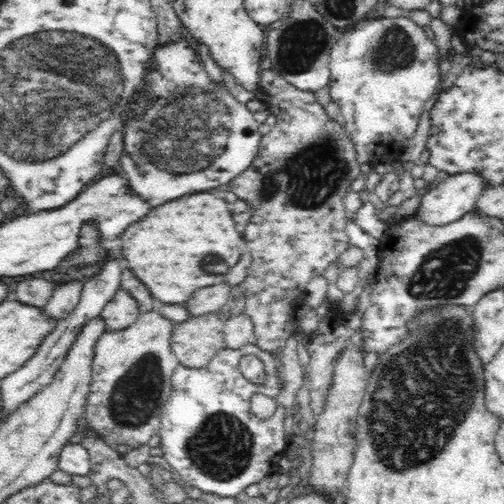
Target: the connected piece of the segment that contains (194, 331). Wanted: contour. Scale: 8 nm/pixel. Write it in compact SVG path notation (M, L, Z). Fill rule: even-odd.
M217 313L190 317L174 324L172 352L180 365L190 368L203 367L224 348L224 320Z

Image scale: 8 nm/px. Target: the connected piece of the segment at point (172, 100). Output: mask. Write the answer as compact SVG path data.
M180 38L178 42L160 44L154 48L143 84L148 87L149 94L140 94L138 100L129 102L134 116L130 116L123 126L124 150L119 158L120 166L126 173L128 189L132 189L132 193L138 193L154 206L160 206L190 192L204 192L210 188L228 186L232 179L252 164L259 149L260 124L250 109L230 94L223 82L218 84L210 80L199 55L196 55L196 49L186 39Z

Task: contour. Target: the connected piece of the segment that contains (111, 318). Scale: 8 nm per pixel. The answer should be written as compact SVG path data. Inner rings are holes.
M121 289L111 302L104 306L99 316L104 319L106 331L120 331L132 326L140 316L139 312L136 300Z

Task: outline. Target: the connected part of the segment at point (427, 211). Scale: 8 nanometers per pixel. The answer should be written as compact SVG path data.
M464 172L449 175L436 188L420 194L420 205L412 217L430 226L442 226L472 212L487 184L481 174Z

